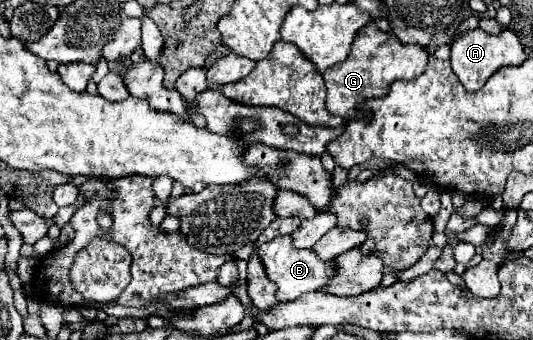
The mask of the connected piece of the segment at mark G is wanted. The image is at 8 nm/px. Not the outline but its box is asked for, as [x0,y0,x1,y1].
[323,24,427,120]

